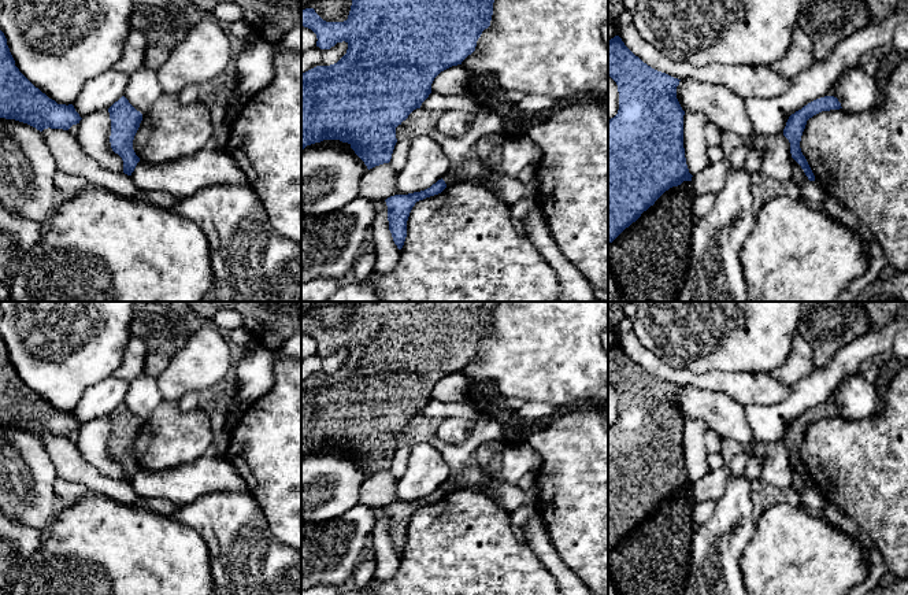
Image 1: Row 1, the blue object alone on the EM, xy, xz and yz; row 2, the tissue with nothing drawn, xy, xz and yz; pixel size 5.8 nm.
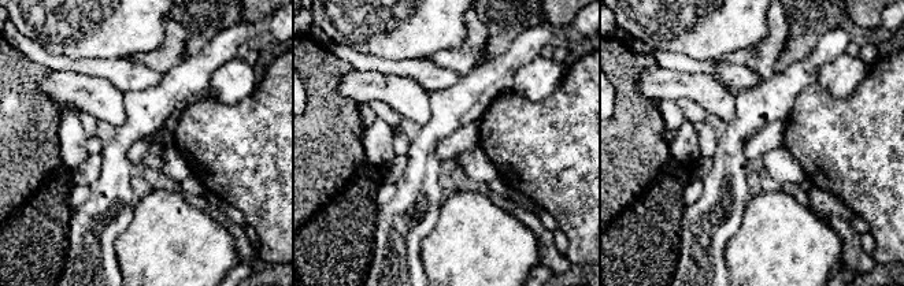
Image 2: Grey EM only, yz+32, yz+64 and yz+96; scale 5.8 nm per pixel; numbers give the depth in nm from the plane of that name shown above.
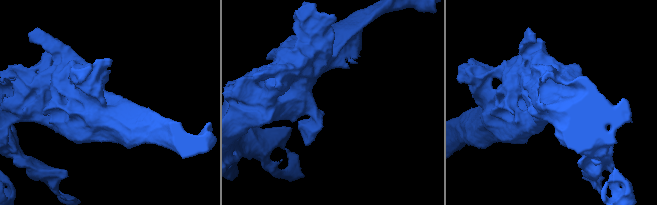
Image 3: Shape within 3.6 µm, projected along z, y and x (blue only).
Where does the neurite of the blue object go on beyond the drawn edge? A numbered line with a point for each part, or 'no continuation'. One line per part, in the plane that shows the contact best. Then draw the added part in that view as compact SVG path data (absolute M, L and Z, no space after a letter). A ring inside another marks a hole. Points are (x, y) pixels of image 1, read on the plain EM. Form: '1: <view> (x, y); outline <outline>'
no continuation

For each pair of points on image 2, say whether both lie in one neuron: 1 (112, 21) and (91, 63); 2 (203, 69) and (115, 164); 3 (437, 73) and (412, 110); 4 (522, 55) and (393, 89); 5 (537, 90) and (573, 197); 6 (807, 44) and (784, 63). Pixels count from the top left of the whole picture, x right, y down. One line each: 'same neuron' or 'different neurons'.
1: different neurons
2: same neuron
3: different neurons
4: different neurons
5: different neurons
6: same neuron

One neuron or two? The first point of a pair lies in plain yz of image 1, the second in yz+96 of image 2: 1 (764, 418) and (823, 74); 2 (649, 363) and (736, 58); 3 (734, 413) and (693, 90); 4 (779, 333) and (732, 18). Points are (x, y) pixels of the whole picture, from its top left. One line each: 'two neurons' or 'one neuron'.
1: two neurons
2: two neurons
3: one neuron
4: one neuron

